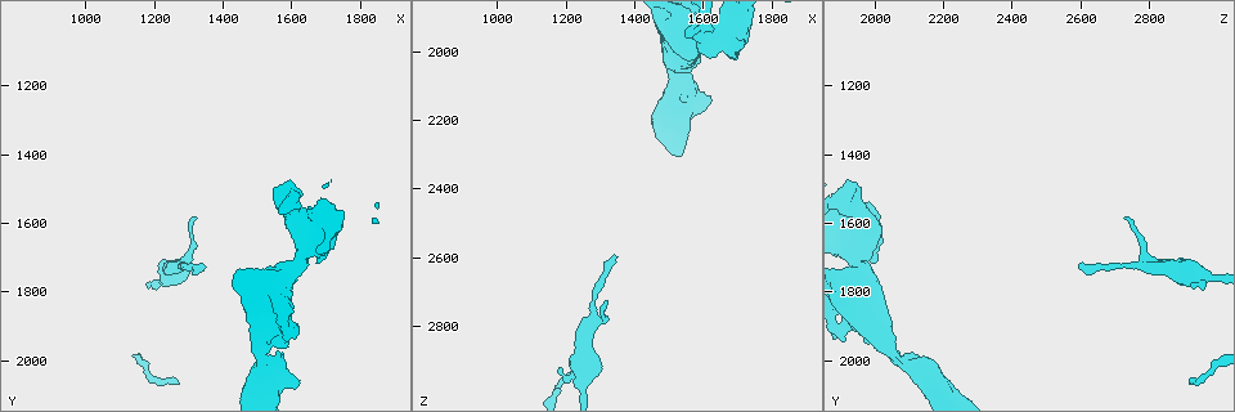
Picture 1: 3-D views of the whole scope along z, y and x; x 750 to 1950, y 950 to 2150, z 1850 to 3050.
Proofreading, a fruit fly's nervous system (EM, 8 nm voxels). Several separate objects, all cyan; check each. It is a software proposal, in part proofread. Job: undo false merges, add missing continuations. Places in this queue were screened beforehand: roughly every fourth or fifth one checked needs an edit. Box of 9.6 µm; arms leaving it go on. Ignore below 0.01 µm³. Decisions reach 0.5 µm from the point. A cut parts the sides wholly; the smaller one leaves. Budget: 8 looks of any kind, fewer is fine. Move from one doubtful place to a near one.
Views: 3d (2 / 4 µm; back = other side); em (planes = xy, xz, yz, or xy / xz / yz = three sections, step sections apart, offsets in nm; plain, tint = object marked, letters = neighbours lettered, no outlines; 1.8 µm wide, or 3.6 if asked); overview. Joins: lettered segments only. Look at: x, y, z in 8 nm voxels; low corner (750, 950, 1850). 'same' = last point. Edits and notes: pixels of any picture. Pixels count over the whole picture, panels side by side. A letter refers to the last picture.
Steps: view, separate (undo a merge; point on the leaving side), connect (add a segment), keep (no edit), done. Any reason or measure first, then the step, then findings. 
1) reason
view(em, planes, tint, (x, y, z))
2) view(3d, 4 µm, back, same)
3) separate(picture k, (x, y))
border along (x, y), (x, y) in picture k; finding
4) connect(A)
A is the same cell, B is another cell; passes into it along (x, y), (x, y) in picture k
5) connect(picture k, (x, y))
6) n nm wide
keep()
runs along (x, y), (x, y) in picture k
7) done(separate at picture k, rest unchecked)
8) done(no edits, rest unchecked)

an open end
view(em, planes, letters, (1550, 1490, 1960))

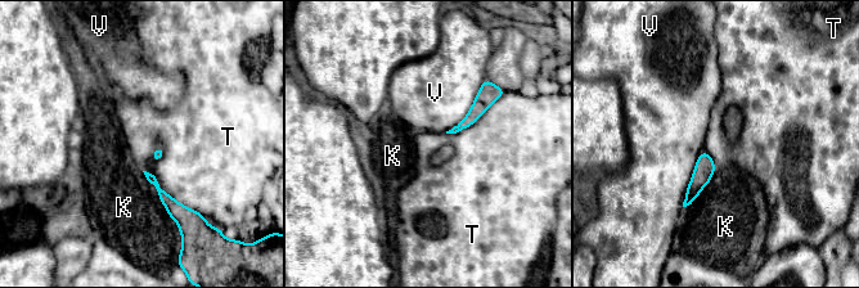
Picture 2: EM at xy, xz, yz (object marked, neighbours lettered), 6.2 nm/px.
T touches over 440 nm
keep()
K, T and V are other cells; border along (143, 170), (175, 199), (198, 212) in picture 2; no lettered segment goes on from it

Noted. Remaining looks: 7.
an open end
view(em, planes, tint, (1350, 1730, 2600))

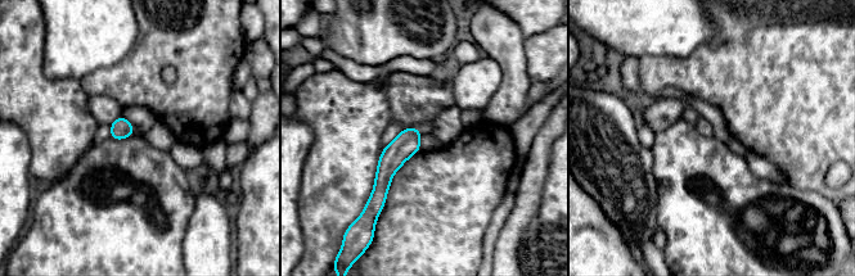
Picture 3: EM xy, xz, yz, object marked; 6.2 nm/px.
view(em, planes, letters, same)

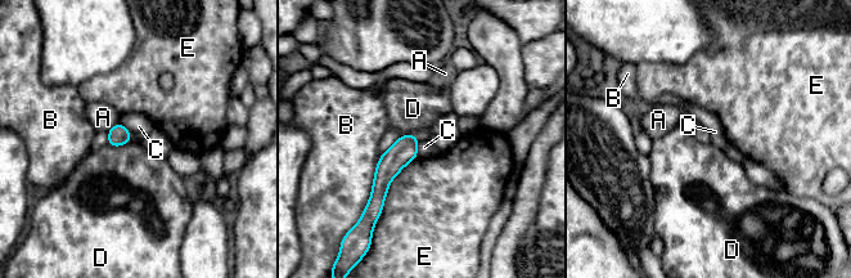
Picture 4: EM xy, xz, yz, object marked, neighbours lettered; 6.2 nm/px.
keep()
A, B, C, D and E are other cells; border along (120, 121), (129, 131), (131, 140) in picture 4; no lettered segment goes on from it

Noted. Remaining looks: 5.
tapers out
view(em, planes, letters, (1180, 1780, 2920))

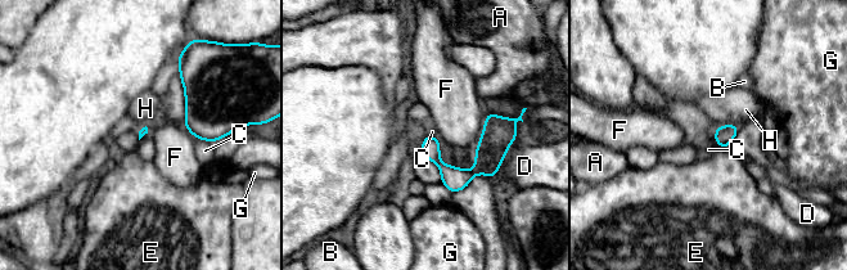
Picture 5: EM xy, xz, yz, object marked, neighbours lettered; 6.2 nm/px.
keep()
A, B, C, D, E, F, G and H are other cells; border along (197, 138), (213, 143) in picture 5; no lettered segment goes on from it

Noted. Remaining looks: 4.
done(no edits, rest unchecked)

